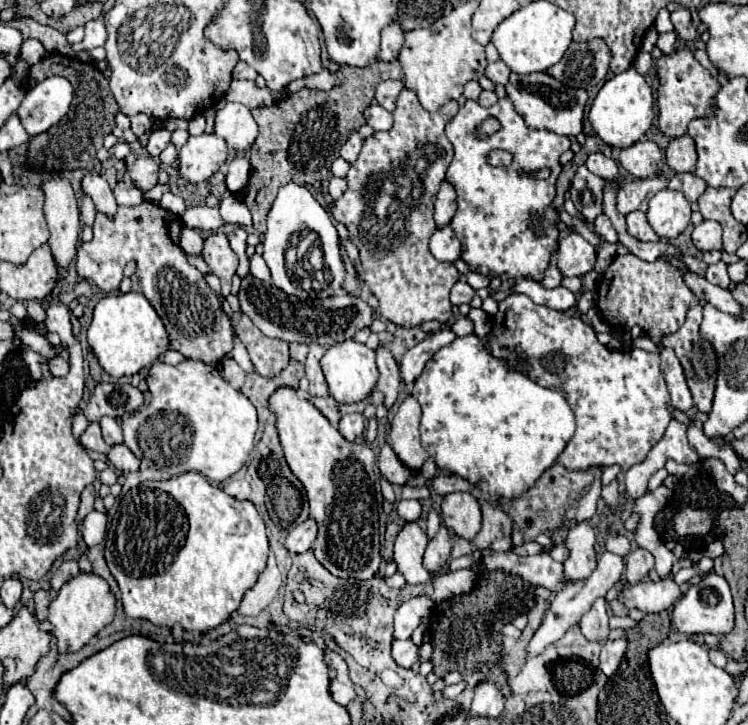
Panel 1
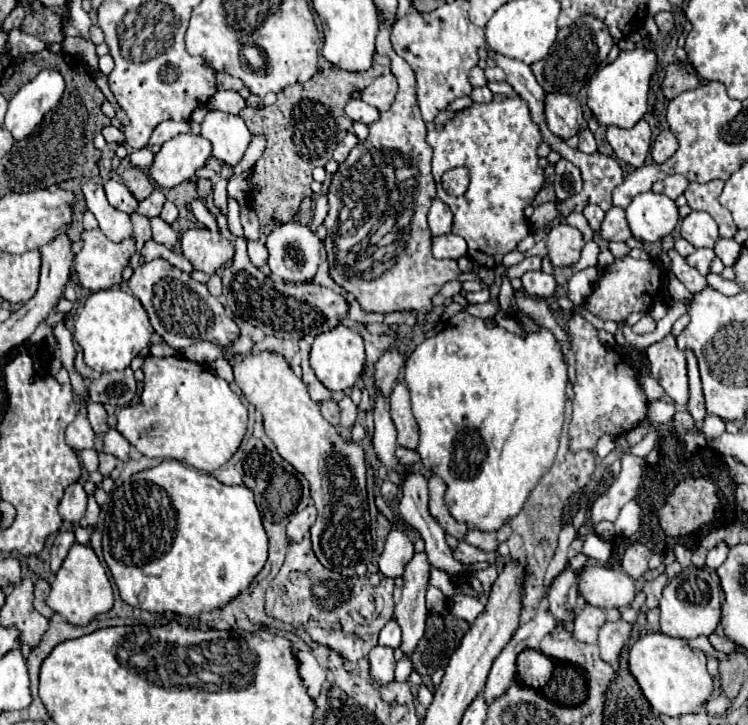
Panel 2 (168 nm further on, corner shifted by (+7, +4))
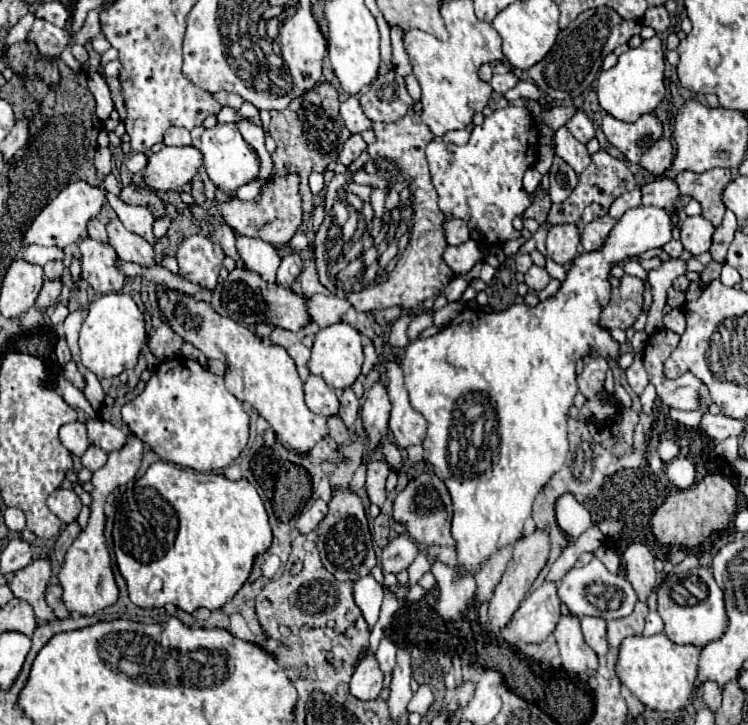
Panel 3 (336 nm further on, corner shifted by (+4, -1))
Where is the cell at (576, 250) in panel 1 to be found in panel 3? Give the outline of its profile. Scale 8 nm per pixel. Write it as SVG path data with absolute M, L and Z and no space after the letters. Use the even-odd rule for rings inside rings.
M555 224L547 232L547 256L557 264L567 264L577 256L579 230L575 224Z

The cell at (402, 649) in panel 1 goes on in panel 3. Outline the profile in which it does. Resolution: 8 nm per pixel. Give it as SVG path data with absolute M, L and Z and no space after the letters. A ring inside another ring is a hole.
M375 656L361 658L349 682L349 694L367 702L375 700L381 688L383 688L383 674L379 672Z

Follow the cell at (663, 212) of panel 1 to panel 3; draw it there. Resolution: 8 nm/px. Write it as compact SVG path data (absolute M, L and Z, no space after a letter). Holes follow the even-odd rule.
M637 206L637 208L631 208L631 210L627 210L617 220L615 228L611 230L611 236L607 236L607 240L603 242L603 248L599 248L595 252L579 254L571 262L571 268L567 270L567 276L561 282L561 288L551 298L539 302L537 306L529 306L529 308L525 308L525 304L513 304L507 310L501 310L499 314L497 312L483 312L483 310L463 310L443 330L439 330L437 334L425 338L425 340L415 340L415 342L407 344L405 358L401 362L403 374L405 374L405 388L409 392L409 398L411 398L411 404L415 406L415 410L419 410L425 416L425 420L427 420L427 438L423 440L423 448L425 448L425 458L423 460L445 482L445 486L449 488L449 494L453 498L453 528L451 528L451 536L457 542L457 562L459 562L457 564L457 570L459 570L457 578L463 576L463 574L471 574L473 576L491 554L495 554L503 546L515 544L521 538L523 524L531 516L531 506L533 506L535 496L549 482L549 478L565 464L565 458L567 458L567 452L569 452L567 450L567 414L569 414L569 408L573 404L575 394L579 392L577 390L577 380L575 380L577 362L583 360L585 356L589 356L591 352L595 352L597 356L601 356L605 360L613 360L613 362L619 360L619 344L611 338L611 332L599 324L601 312L607 306L607 300L611 296L611 284L609 284L611 266L621 264L621 262L625 262L629 258L637 258L639 254L643 254L647 250L661 248L669 240L671 240L671 214L667 210L655 208L655 206ZM471 408L479 410L481 414L479 416L471 414ZM467 410L471 414L471 424L463 424Z

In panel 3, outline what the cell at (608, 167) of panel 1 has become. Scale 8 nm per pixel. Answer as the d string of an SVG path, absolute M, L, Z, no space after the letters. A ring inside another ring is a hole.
M577 112L571 120L567 120L565 128L583 144L587 144L593 136L595 136L595 128L593 128L593 122L583 114L583 112Z

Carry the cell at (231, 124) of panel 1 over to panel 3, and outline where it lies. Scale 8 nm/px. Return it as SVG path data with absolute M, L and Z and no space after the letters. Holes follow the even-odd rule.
M217 124L211 130L205 130L201 136L199 152L203 156L205 170L217 190L225 196L233 196L239 186L255 180L259 176L259 156L251 144L247 144L235 124Z

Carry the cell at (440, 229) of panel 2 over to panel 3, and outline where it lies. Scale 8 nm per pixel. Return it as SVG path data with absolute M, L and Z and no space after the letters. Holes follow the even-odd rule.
M449 216L445 222L445 234L447 234L447 244L459 246L469 240L469 226L463 220Z

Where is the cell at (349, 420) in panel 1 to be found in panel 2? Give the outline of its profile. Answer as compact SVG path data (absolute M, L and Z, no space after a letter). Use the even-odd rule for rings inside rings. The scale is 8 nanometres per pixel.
M344 397L338 403L338 407L340 407L340 427L342 429L350 429L354 425L354 421L356 421L356 413L358 413L356 405L352 403L350 397Z

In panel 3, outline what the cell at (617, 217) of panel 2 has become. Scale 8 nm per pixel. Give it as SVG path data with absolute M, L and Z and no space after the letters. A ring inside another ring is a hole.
M601 216L601 218L595 218L593 222L585 224L583 230L581 230L581 246L585 252L591 252L591 250L597 250L603 246L607 234L611 232L611 228L617 224L617 220L613 220L611 216Z

